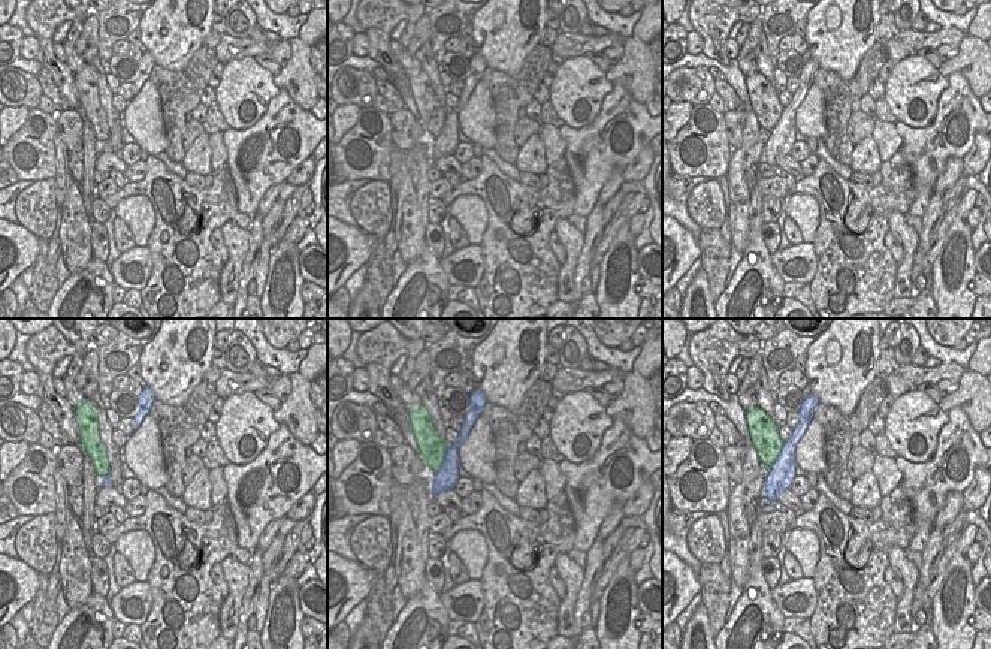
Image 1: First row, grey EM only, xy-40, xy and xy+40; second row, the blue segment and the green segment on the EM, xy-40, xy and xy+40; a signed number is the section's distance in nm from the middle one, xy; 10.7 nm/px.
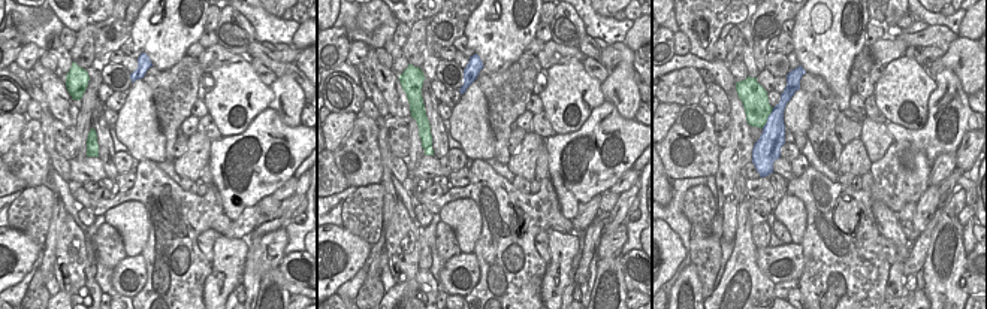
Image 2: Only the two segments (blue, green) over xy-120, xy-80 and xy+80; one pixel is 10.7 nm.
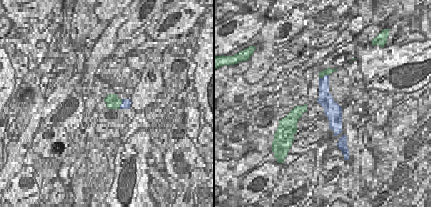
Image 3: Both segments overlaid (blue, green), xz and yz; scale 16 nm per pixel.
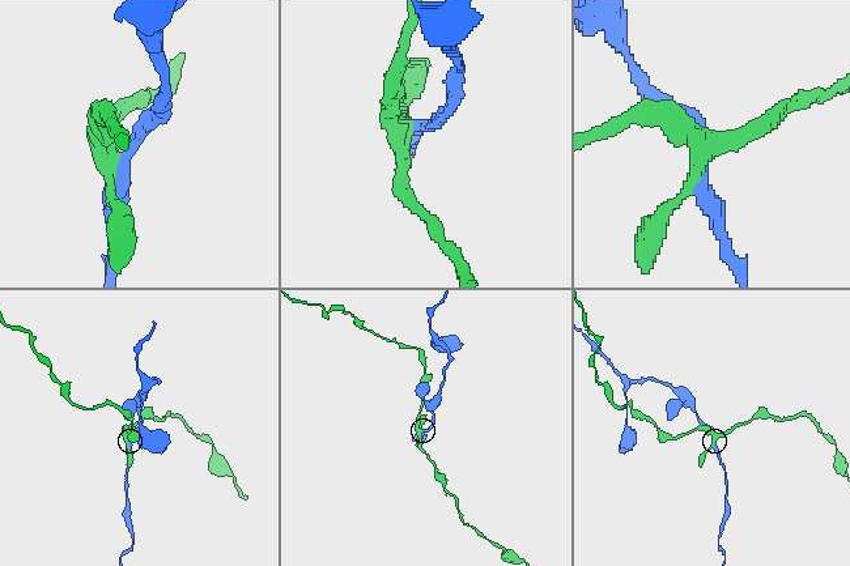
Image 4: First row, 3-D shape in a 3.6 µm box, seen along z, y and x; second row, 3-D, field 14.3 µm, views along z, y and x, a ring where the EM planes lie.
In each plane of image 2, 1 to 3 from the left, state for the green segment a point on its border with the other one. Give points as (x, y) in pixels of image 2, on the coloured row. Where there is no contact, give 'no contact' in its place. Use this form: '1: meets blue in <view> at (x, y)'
1: no contact
2: no contact
3: meets blue in xy+80 at (767, 118)

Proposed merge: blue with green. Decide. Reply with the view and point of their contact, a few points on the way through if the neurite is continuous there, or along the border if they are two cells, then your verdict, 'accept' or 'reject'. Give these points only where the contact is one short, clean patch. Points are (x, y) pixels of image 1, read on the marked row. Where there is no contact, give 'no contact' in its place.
contact xy (444, 459); reject

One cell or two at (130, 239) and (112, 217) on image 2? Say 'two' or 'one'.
one

